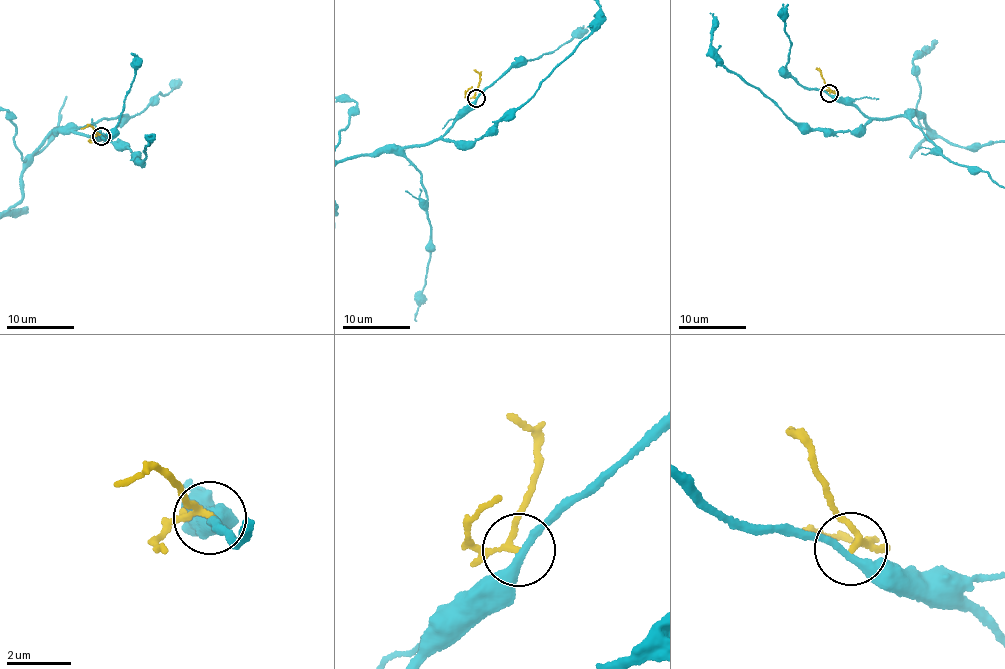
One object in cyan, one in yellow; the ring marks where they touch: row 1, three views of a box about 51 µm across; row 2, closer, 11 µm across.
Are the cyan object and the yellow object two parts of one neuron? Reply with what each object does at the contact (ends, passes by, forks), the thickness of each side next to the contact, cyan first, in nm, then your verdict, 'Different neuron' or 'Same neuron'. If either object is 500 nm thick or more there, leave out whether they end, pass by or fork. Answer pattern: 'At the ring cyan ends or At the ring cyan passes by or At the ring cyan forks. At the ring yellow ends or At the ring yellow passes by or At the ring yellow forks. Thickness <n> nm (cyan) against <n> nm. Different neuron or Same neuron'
At the ring cyan passes by. At the ring yellow passes by. Thickness 260 nm (cyan) against 140 nm. Different neuron

